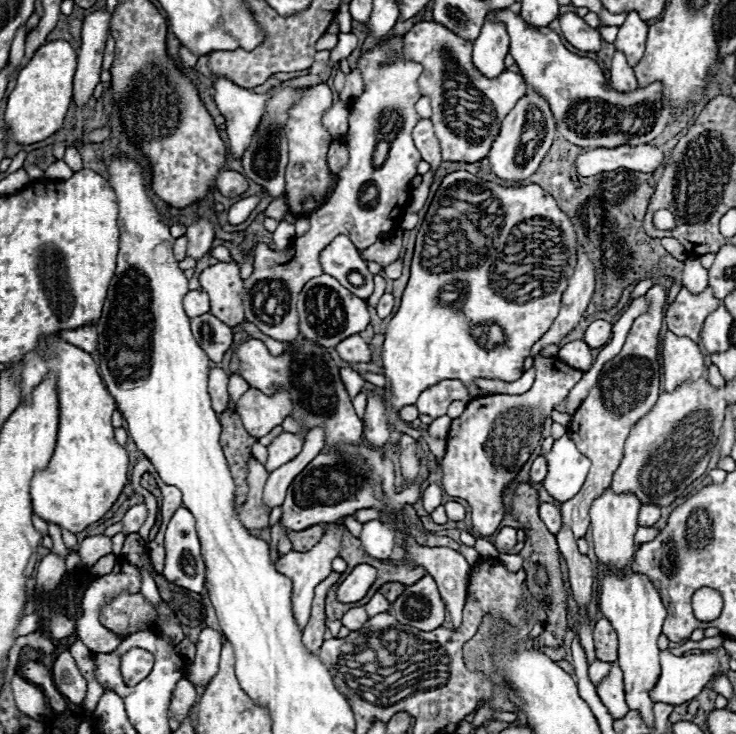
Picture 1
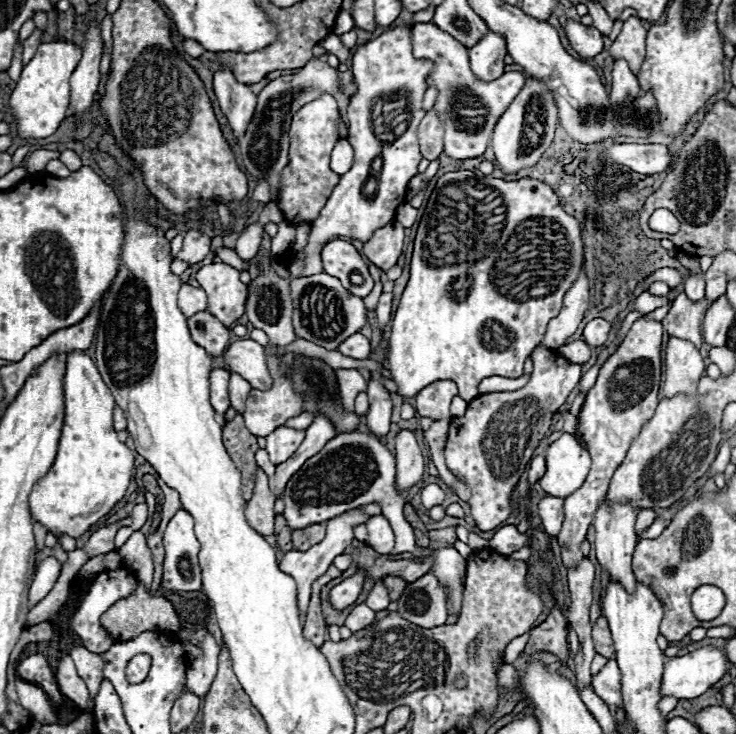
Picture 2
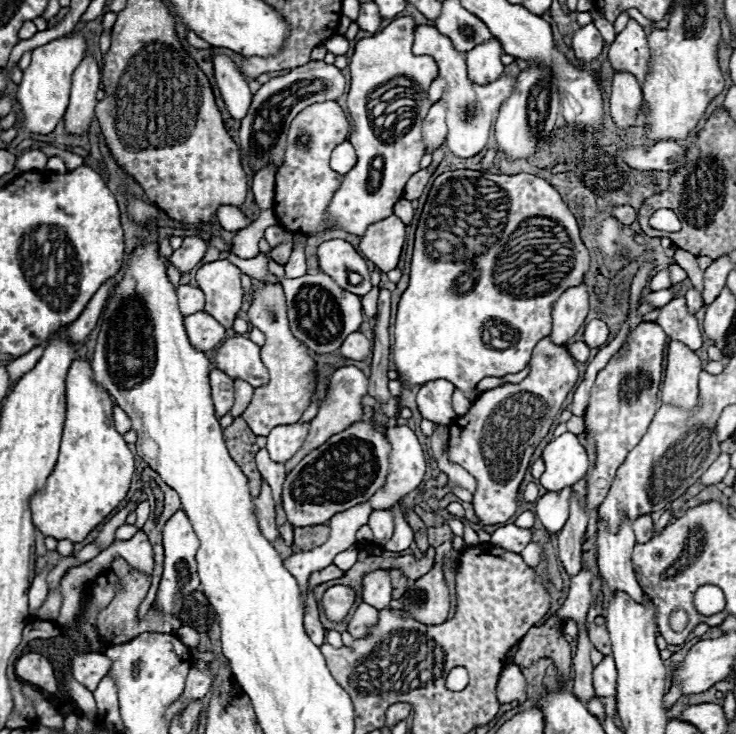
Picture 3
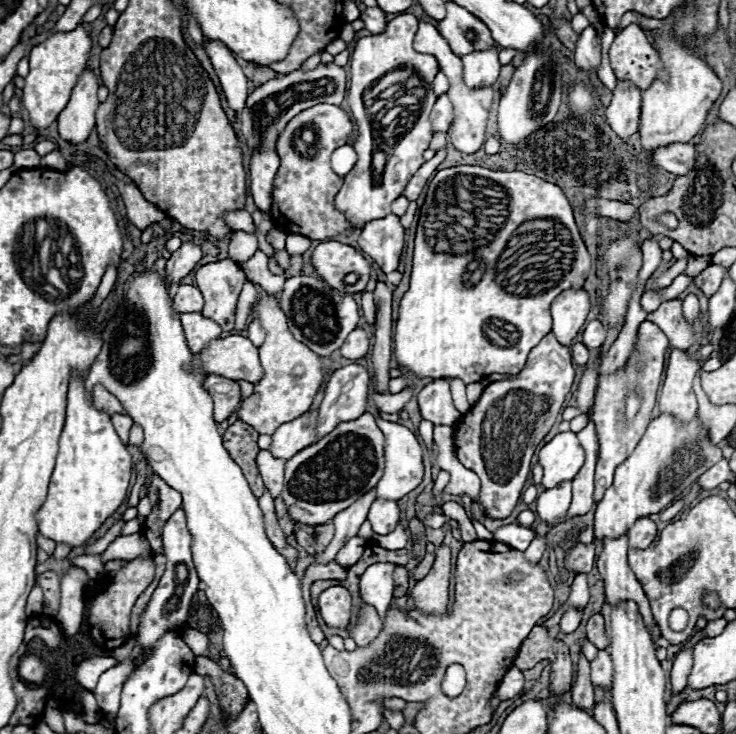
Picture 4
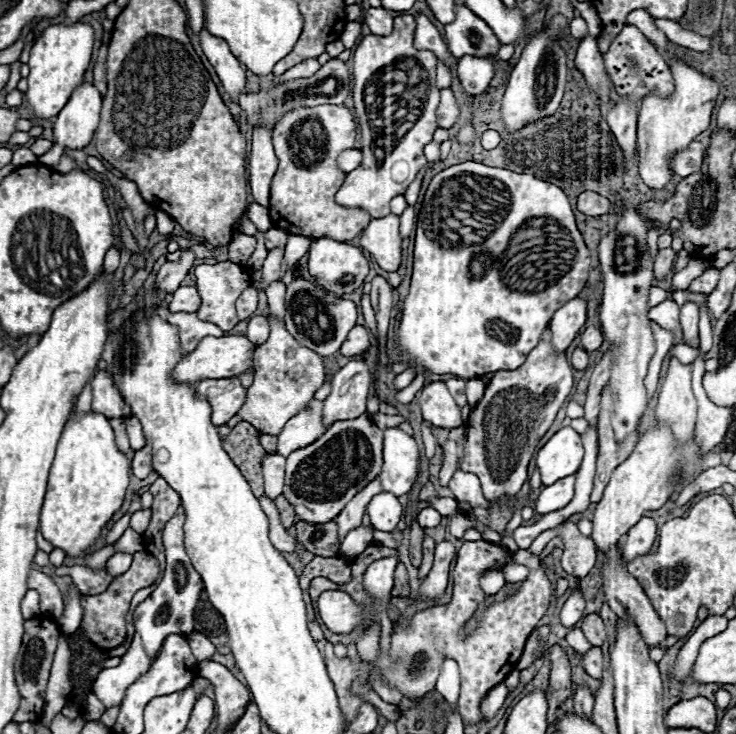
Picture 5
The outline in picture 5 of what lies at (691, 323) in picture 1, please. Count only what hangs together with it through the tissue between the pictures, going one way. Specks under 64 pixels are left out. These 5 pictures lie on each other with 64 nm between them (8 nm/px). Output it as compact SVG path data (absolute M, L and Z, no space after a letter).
M664 300L662 304L648 310L648 318L656 324L660 324L664 330L674 334L674 346L686 344L682 326L680 326L680 306L674 300Z

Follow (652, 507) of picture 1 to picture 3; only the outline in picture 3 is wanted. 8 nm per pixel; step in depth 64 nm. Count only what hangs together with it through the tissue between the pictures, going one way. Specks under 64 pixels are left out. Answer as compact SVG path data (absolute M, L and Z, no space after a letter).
M644 514L644 516L638 516L636 520L634 520L634 534L636 534L636 540L638 542L646 542L646 540L650 540L652 538L652 528L654 528L654 524L652 524L652 516L650 514Z

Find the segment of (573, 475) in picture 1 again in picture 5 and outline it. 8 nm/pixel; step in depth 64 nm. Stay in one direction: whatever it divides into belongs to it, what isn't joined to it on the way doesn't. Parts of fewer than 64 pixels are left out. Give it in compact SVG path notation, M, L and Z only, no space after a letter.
M572 428L558 430L538 452L536 466L542 474L542 484L550 486L566 476L578 472L584 448L578 432Z

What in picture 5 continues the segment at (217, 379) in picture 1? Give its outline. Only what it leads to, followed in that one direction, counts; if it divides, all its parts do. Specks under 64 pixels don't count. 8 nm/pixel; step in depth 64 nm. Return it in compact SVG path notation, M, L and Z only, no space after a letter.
M206 378L196 386L196 392L210 402L214 426L226 424L246 400L240 378Z

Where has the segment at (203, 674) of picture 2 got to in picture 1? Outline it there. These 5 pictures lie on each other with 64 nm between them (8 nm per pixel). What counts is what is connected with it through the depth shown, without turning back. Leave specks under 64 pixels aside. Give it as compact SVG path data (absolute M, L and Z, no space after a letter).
M204 628L198 638L198 654L194 662L188 666L190 676L188 680L194 686L206 686L210 678L218 672L218 660L220 660L220 648L222 648L224 634L214 628Z

